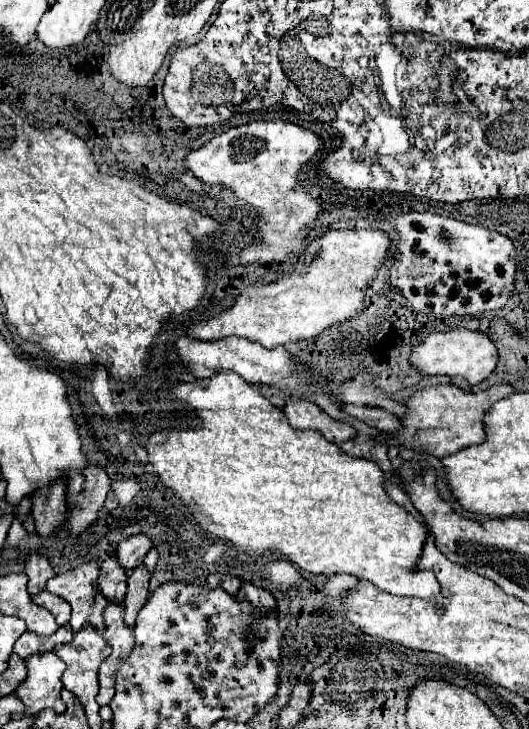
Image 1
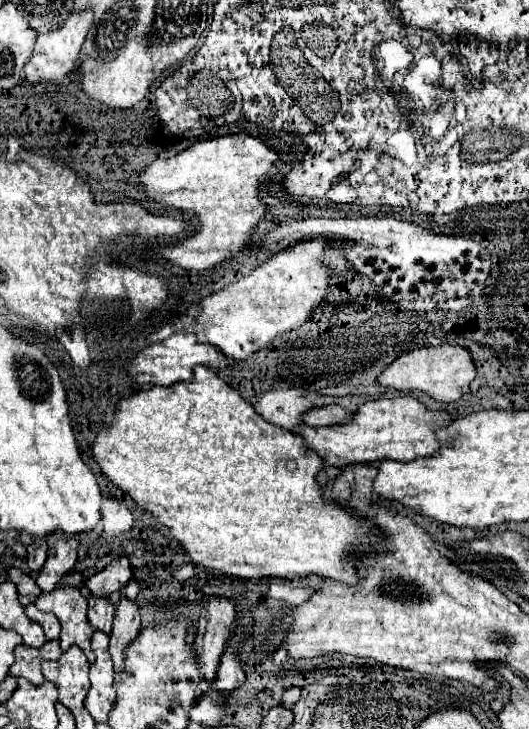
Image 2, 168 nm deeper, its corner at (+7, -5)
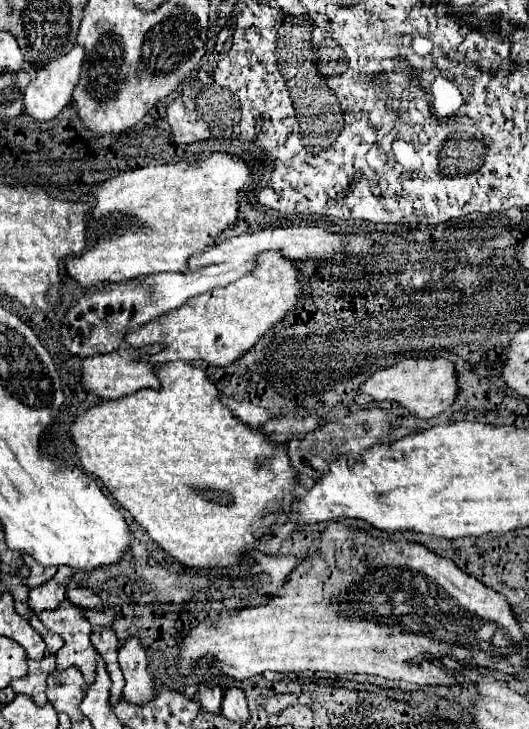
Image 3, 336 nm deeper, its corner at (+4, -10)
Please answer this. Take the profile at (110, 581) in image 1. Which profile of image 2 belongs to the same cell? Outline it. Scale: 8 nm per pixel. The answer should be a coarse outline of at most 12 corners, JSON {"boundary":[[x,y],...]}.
{"boundary":[[88,597],[88,619],[110,635],[114,611],[108,597]]}

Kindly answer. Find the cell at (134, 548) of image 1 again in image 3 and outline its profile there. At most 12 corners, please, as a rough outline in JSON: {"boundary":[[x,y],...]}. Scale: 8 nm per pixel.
{"boundary":[[89,588],[69,590],[69,602],[103,610],[99,594]]}

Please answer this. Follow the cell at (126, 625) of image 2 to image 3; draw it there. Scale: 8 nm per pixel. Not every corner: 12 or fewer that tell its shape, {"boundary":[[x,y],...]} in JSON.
{"boundary":[[131,636],[119,648],[123,698],[145,704],[155,696],[147,654]]}

